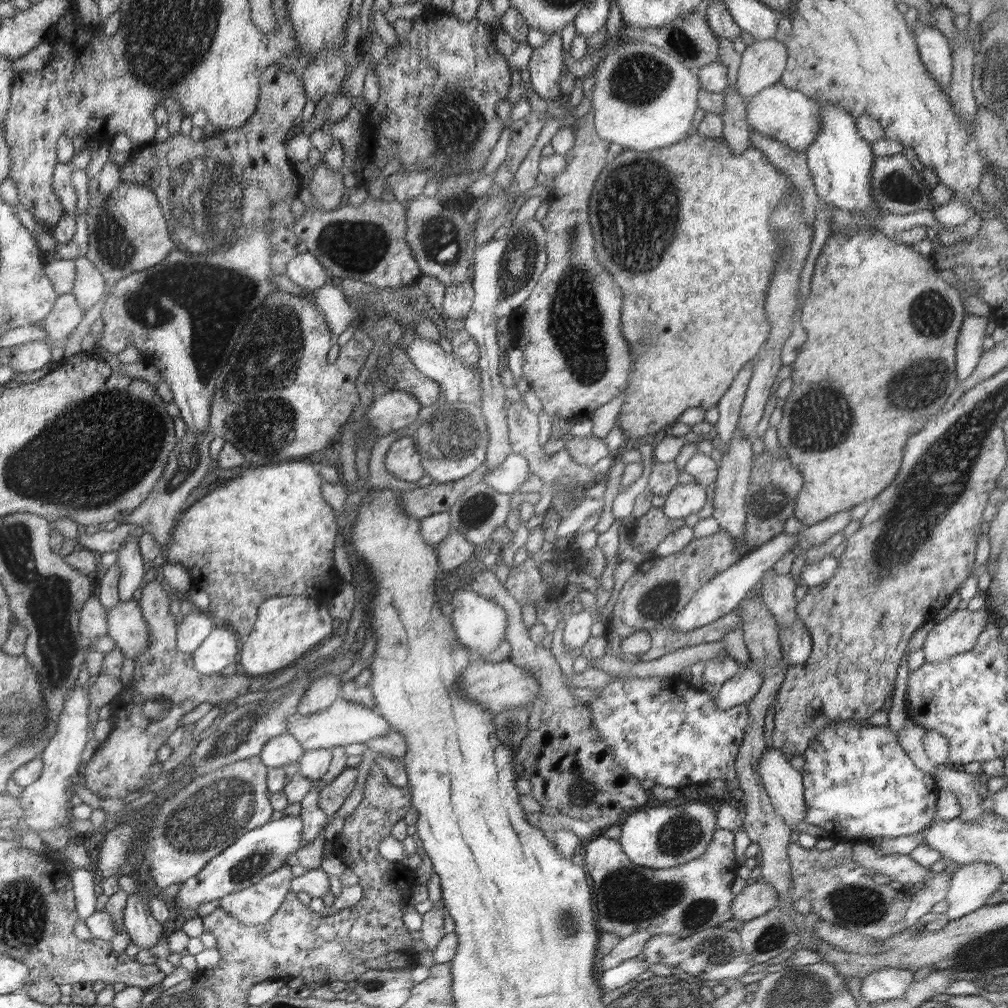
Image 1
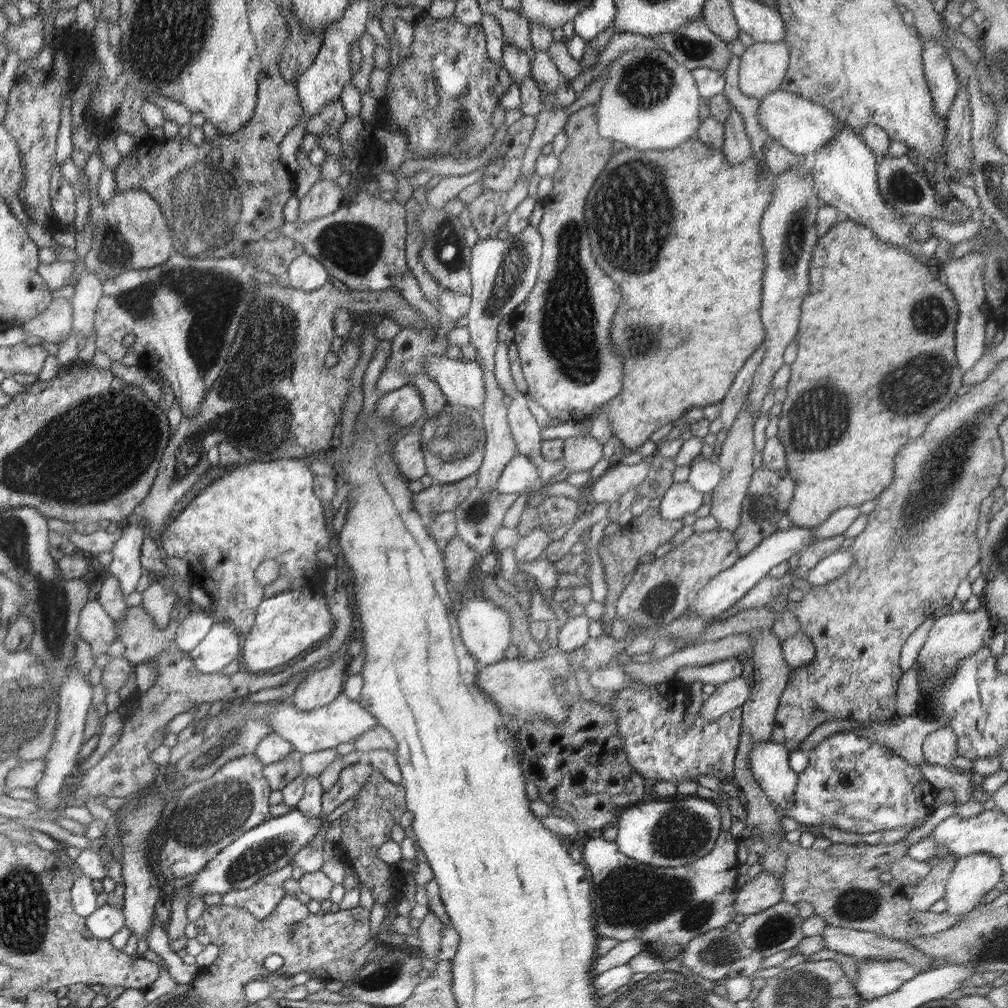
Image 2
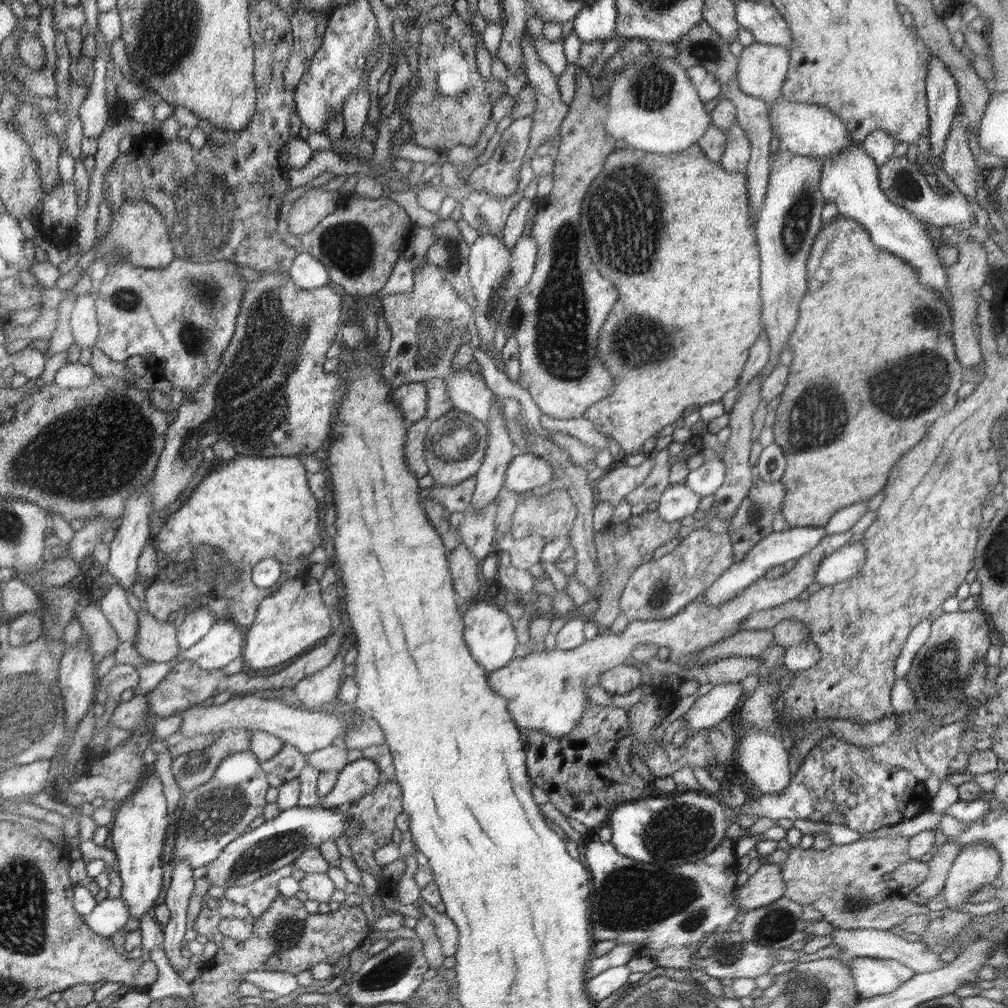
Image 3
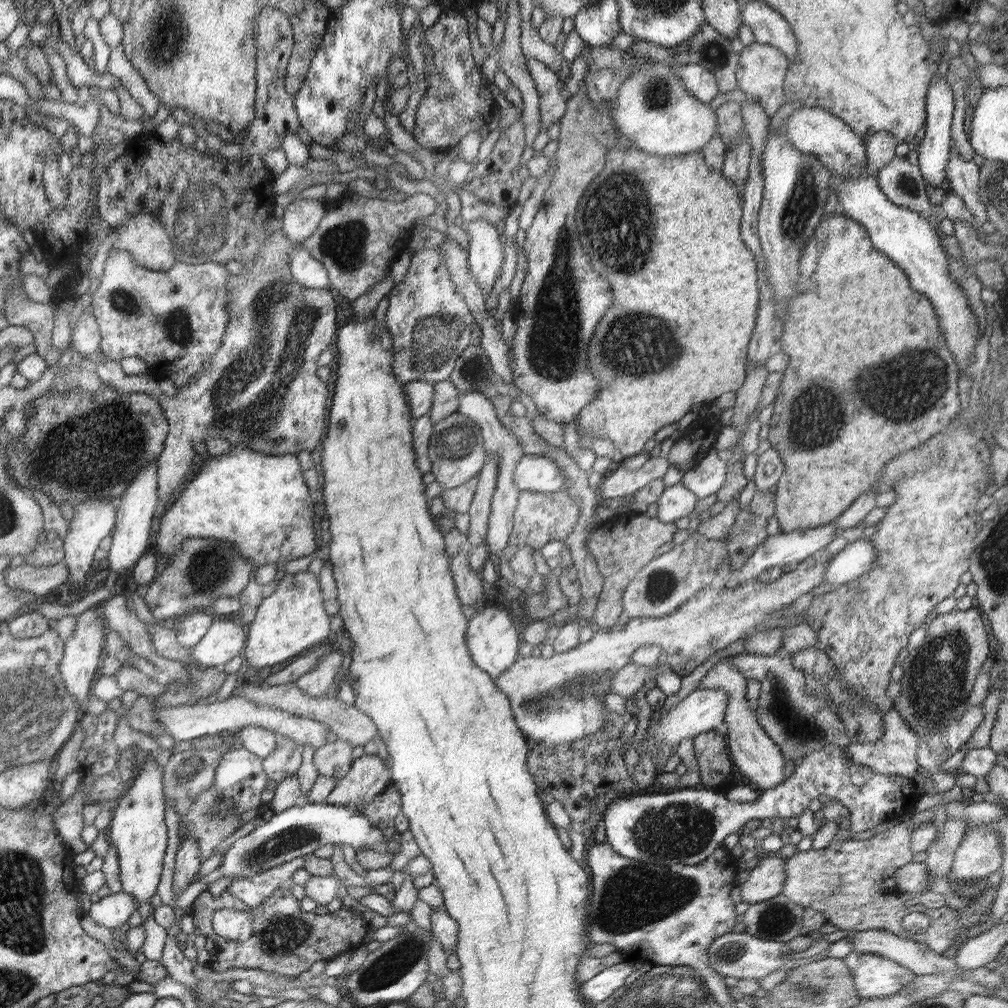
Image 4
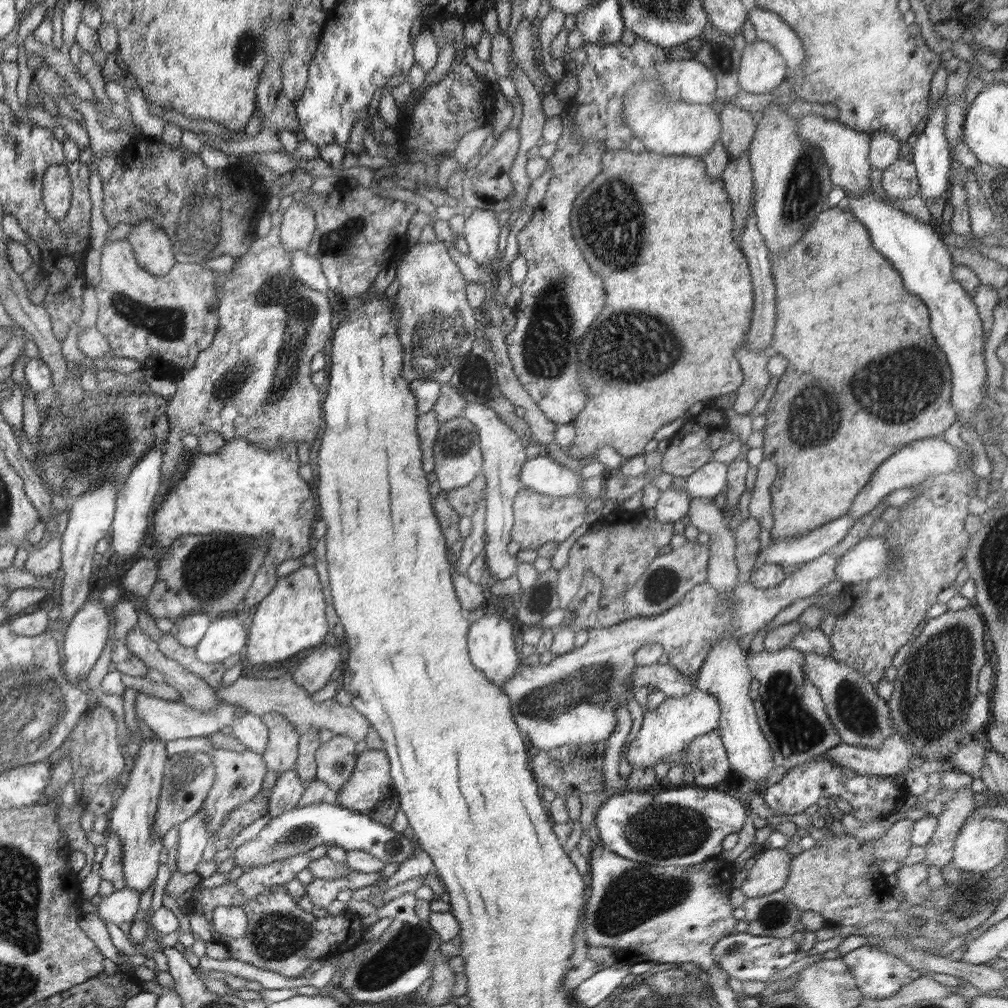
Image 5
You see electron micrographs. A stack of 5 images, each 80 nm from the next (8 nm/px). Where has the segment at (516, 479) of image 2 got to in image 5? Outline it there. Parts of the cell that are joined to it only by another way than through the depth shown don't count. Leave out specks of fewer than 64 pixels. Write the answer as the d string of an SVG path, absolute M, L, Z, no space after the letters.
M543 453L536 459L526 460L520 471L522 487L534 489L548 496L574 496L581 492L578 471L561 466Z

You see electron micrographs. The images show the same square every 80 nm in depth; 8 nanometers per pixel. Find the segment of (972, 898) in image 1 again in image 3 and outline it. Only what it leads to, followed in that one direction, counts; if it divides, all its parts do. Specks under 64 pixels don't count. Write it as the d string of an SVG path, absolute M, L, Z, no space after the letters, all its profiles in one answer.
M980 841L961 848L940 897L948 902L948 908L956 911L982 886L997 884L1001 867L1001 856L994 845Z

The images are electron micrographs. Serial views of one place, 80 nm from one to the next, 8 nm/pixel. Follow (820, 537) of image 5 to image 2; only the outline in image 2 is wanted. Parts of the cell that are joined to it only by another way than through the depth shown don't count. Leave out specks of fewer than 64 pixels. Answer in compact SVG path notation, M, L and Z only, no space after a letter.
M793 527L788 530L774 532L756 548L741 556L730 568L716 575L700 592L697 599L686 613L700 615L701 617L715 617L728 607L736 604L761 578L768 576L769 572L781 562L788 560L794 554L802 553L814 538L814 529Z

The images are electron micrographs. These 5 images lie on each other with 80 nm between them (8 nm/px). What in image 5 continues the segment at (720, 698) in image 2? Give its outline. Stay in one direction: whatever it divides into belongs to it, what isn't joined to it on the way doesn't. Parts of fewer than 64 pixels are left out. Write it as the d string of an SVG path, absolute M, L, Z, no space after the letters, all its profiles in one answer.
M694 689L681 697L667 694L659 706L652 711L645 711L643 724L626 752L626 760L639 768L654 768L658 762L680 760L683 748L700 735L708 734L717 728L720 718L719 700L702 690Z

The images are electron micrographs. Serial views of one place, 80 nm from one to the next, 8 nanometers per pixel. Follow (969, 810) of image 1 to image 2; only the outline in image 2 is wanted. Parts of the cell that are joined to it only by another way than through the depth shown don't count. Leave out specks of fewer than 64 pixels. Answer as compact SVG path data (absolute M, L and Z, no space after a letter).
M922 763L916 767L920 769L923 777L938 790L952 789L956 805L974 800L970 788L974 783L970 779L970 771L954 770L952 767L944 768L928 763Z

